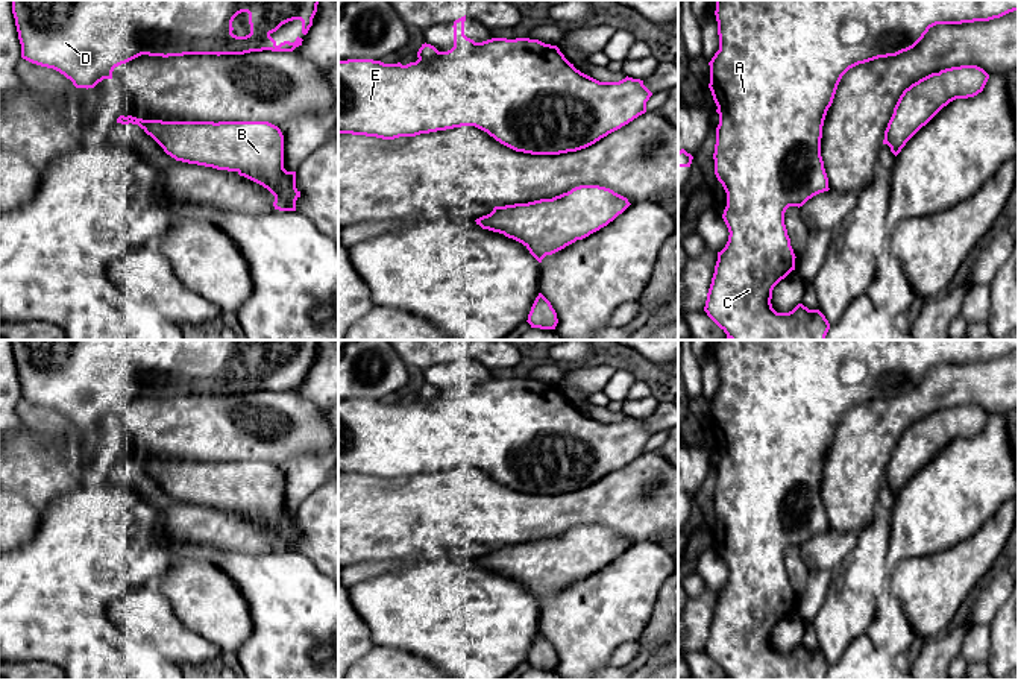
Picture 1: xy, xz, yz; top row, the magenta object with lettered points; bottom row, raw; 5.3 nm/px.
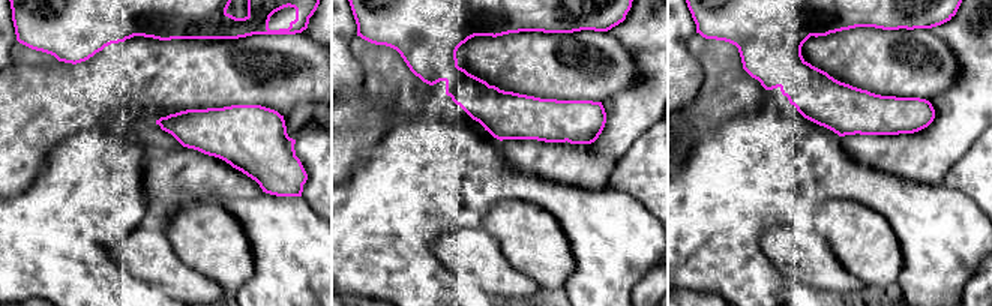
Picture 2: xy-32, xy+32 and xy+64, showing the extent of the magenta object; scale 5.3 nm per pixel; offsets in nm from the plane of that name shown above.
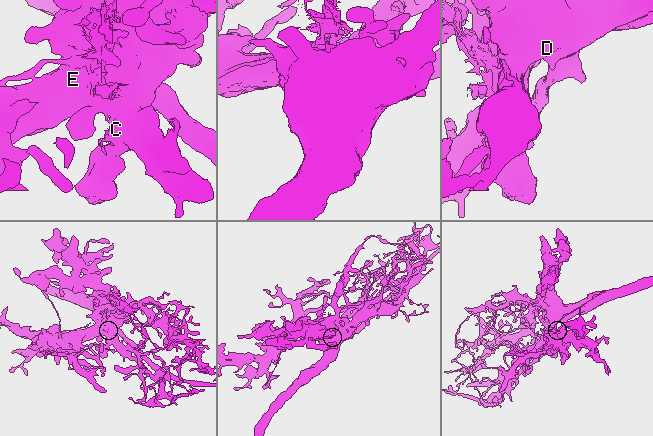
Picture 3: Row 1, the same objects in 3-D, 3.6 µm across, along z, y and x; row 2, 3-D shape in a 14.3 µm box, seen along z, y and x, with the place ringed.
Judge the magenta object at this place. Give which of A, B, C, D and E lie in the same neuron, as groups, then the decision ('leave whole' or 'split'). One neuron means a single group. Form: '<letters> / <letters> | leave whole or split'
A B C D E | leave whole

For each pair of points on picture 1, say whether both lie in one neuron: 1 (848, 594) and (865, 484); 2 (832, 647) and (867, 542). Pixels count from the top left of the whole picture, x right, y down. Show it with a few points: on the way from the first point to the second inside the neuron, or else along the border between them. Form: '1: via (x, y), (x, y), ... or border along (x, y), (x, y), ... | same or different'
1: border along (879, 510), (857, 533) | different
2: via (839, 621), (850, 607), (853, 591), (864, 568) | same

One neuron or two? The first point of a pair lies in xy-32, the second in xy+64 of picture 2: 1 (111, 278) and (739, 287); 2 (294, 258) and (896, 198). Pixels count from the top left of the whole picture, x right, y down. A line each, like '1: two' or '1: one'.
1: one
2: one

